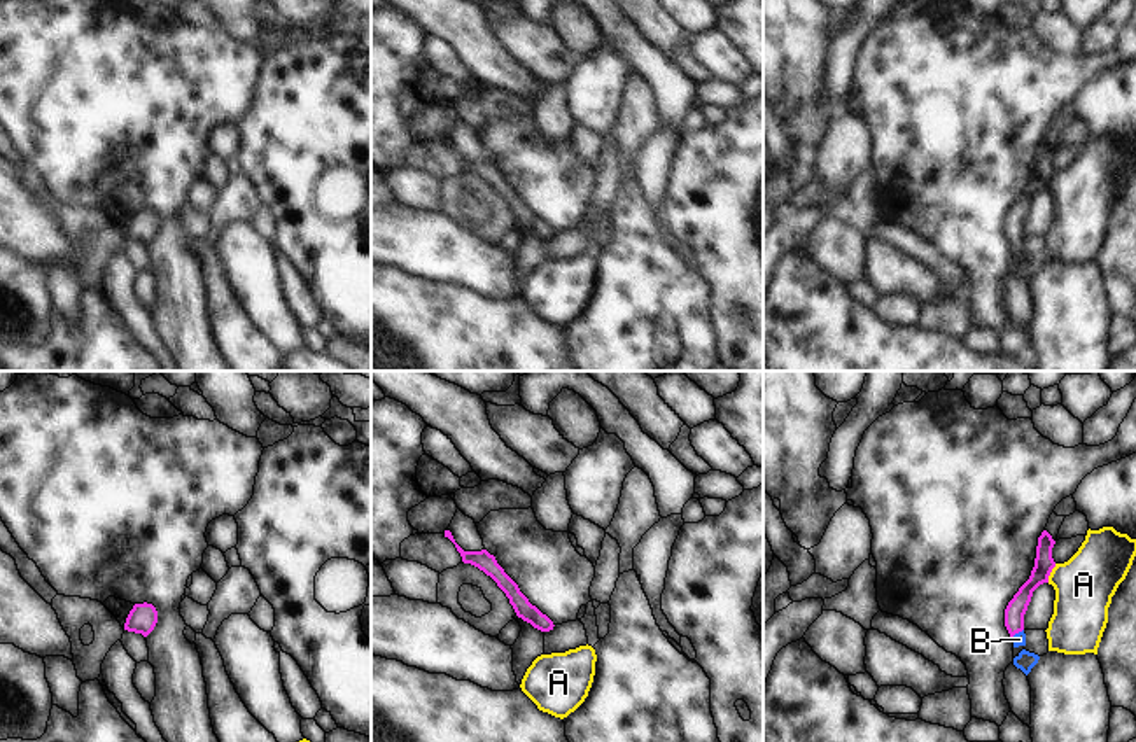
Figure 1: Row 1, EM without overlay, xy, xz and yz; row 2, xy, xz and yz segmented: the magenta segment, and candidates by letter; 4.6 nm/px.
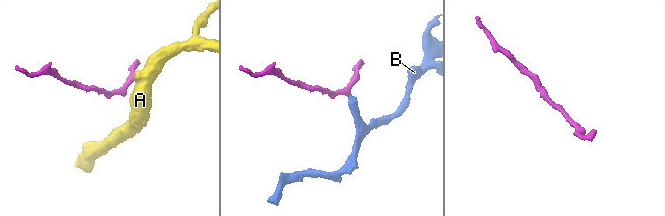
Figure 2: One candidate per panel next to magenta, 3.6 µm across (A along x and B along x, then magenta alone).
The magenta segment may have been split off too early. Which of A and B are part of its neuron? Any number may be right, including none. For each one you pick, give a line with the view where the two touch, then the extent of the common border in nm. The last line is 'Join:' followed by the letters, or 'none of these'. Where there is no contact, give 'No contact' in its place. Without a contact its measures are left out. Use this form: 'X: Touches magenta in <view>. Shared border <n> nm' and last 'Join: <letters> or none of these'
B: Touches magenta in yz. Shared border 70 nm
Join: B.

